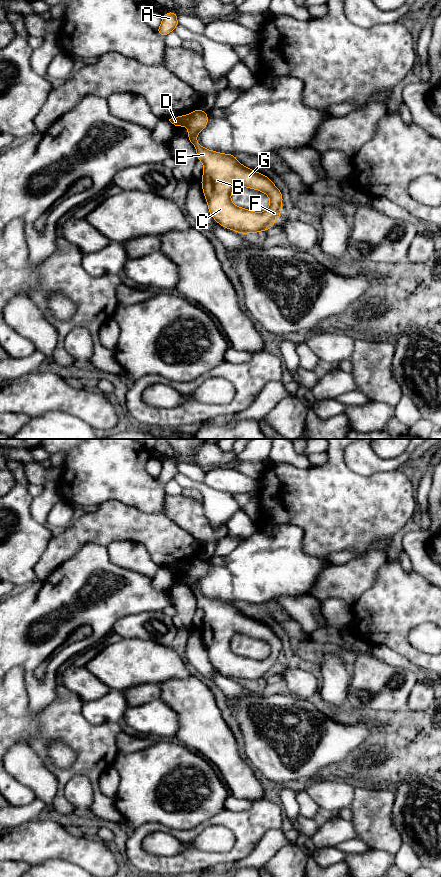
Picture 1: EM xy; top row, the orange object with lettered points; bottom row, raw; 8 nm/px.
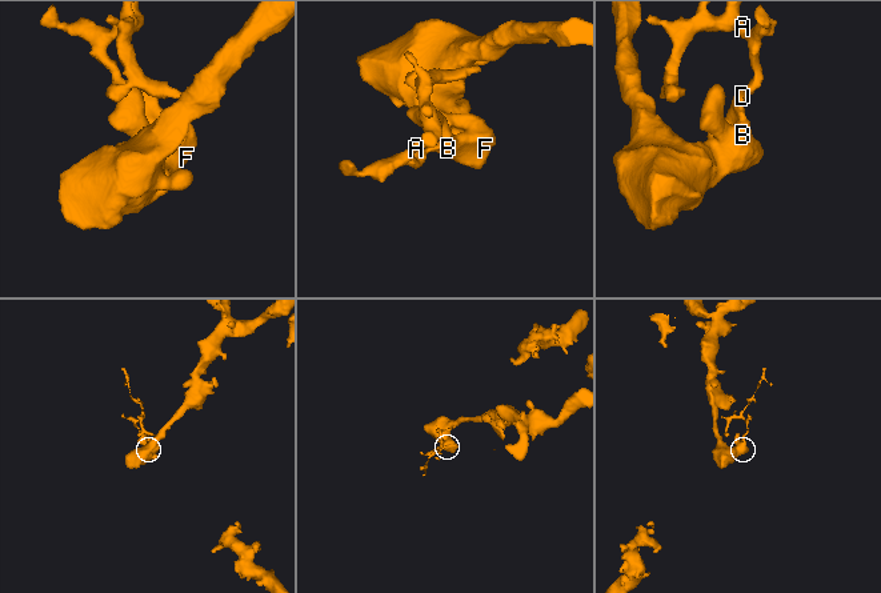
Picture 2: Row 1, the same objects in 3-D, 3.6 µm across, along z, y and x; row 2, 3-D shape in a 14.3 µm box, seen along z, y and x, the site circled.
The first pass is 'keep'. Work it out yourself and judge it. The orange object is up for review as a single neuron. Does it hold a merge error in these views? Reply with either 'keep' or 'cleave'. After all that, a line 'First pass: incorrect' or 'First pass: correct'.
cleave
First pass: incorrect

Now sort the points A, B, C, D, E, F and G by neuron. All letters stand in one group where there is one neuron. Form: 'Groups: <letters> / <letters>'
Groups: A D / B C E F G

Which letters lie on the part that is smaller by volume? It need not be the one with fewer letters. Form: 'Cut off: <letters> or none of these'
Cut off: A, D

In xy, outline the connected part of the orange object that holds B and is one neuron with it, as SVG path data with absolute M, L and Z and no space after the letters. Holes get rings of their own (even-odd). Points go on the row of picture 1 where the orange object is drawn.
M197 109L187 115L185 126L188 128L189 143L195 146L197 160L204 164L203 176L201 179L202 190L208 204L208 210L213 219L222 227L236 231L241 234L258 233L272 228L281 214L283 196L281 191L274 185L270 178L262 173L253 171L243 166L234 154L218 153L205 149L201 146L196 136L208 125L208 114ZM237 186L249 189L256 189L268 195L271 203L269 208L257 213L242 207L237 207L231 202L231 192Z

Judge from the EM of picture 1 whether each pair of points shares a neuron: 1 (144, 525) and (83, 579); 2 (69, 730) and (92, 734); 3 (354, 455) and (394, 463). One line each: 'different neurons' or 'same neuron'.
1: different neurons
2: same neuron
3: same neuron

